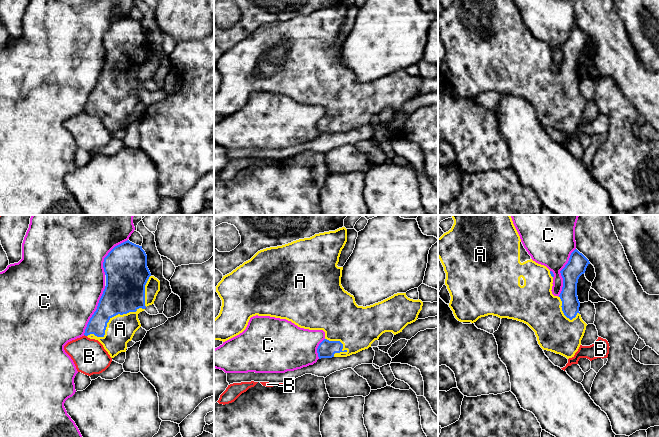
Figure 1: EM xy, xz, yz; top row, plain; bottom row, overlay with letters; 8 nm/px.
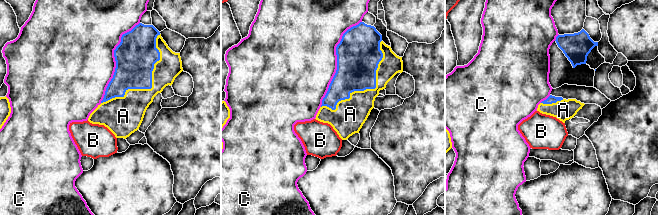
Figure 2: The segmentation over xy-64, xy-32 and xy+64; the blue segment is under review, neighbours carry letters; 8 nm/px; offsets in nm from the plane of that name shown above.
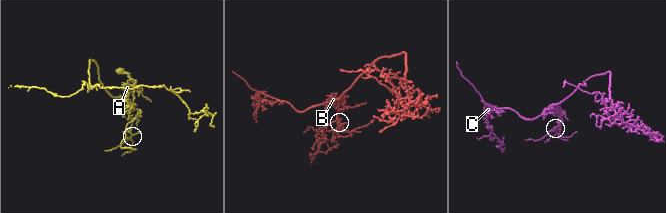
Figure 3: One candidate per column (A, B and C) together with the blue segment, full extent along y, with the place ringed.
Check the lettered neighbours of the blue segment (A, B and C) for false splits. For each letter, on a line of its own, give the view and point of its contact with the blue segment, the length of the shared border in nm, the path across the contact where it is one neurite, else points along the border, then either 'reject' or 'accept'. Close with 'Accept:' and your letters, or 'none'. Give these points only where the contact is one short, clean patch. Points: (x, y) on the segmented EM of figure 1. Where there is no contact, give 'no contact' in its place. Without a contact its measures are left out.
A: meets blue in xy at (111, 317); contact 500 nm long; accept
B: meets blue in xy at (85, 335); contact 30 nm long; border along xy (84, 334), (86, 336); reject
C: meets blue in xy at (96, 310); contact 440 nm long; reject
Accept: A

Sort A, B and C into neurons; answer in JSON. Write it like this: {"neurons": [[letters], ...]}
{"neurons": [["A"], ["B"], ["C"]]}

